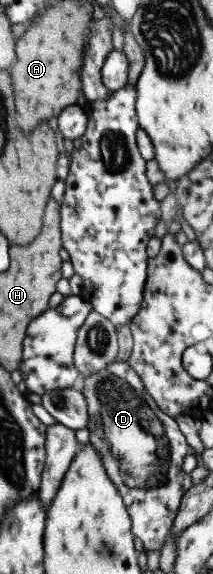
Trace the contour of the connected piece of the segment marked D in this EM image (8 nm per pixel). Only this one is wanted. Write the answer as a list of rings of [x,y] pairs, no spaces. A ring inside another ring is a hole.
[[[109,362],[106,368],[85,378],[81,391],[87,400],[90,444],[98,451],[108,476],[122,495],[131,518],[132,534],[142,540],[146,552],[160,550],[182,497],[193,485],[191,473],[183,469],[184,457],[191,446],[175,417],[160,410],[127,362]]]

